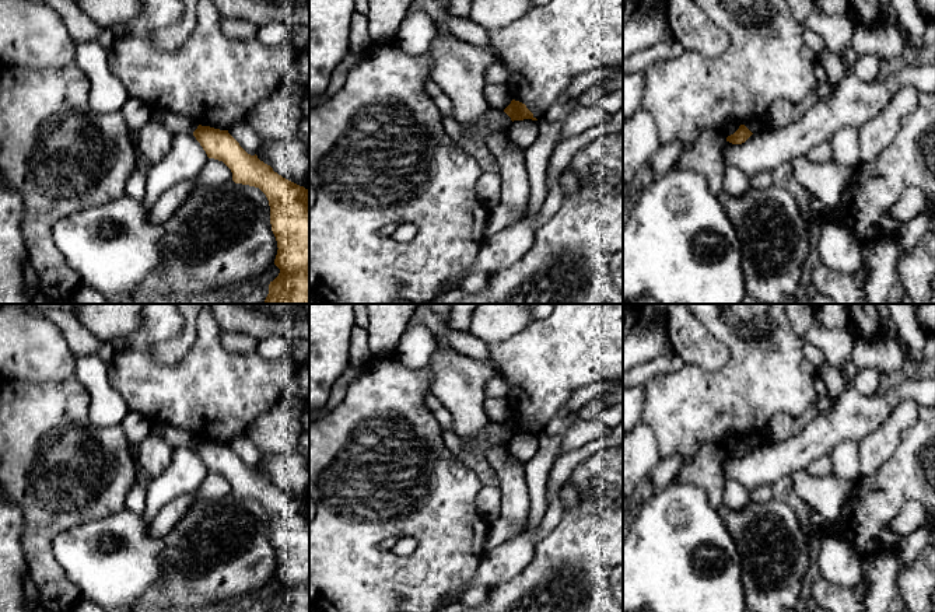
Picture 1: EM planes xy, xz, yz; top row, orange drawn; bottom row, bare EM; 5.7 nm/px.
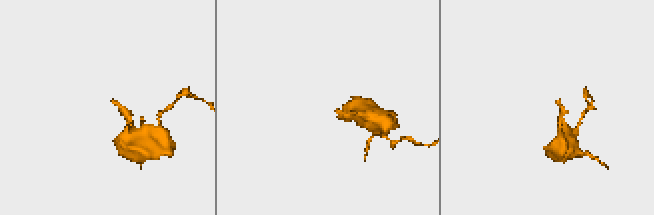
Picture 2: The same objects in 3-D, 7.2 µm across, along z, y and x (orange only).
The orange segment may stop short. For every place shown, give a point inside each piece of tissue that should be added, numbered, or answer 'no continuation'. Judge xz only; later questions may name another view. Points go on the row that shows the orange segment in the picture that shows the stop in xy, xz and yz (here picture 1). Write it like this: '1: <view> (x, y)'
no continuation

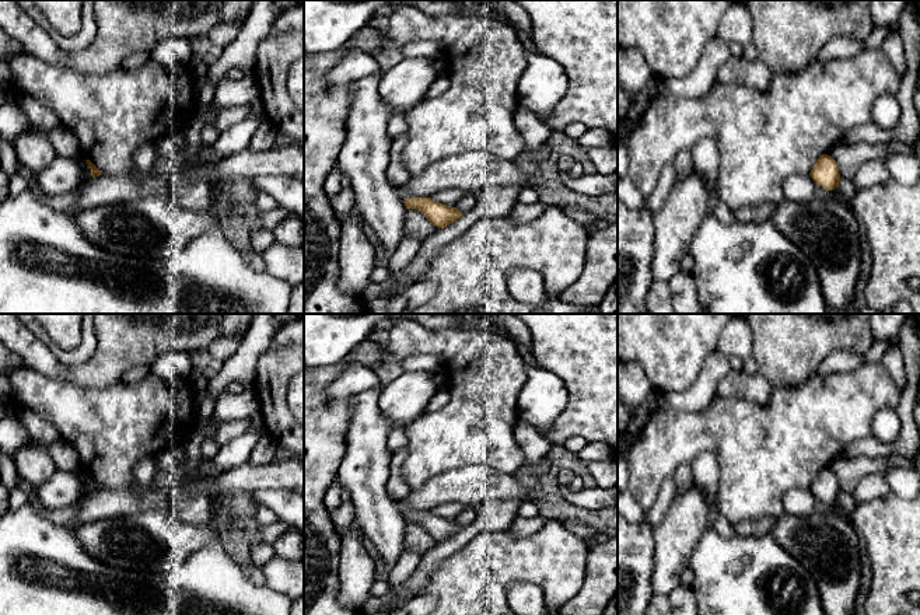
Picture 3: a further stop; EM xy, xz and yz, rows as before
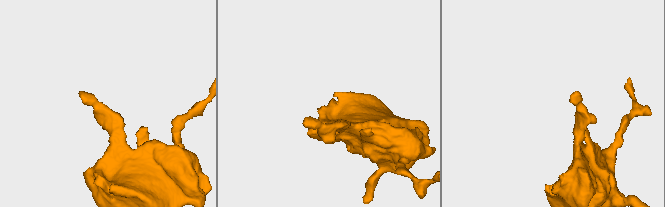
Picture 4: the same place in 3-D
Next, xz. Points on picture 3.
no continuation

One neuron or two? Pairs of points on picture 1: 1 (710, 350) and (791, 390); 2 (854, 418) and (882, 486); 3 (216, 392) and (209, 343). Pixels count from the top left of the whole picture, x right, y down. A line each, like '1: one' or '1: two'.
1: two
2: two
3: one

